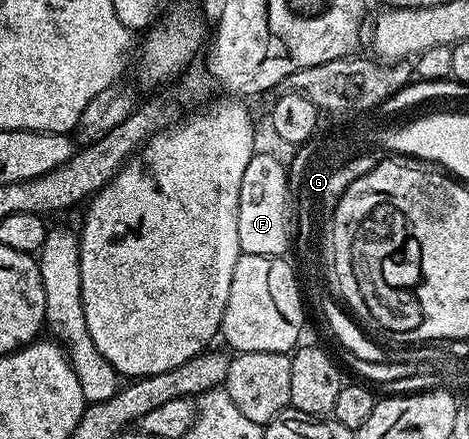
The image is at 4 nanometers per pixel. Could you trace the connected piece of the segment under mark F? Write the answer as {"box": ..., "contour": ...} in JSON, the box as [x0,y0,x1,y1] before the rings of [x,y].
{"box":[237,154,289,258],"contour":[[[252,154],[245,176],[241,176],[241,196],[237,208],[237,240],[242,253],[277,258],[288,253],[286,230],[289,227],[288,167],[271,156]]]}

